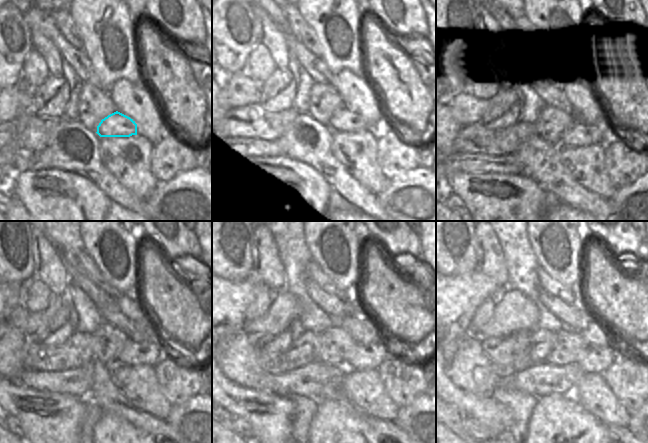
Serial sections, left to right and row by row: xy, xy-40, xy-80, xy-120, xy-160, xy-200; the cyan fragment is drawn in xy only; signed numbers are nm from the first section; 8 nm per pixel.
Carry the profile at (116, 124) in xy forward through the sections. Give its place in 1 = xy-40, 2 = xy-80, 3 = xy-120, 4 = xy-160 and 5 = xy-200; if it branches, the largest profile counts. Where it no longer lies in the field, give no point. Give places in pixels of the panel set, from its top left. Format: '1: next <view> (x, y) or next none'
1: next xy-40 (343, 121)
2: next xy-80 (578, 133)
3: next xy-120 (148, 352)
4: next xy-160 (362, 357)
5: next xy-200 (595, 359)

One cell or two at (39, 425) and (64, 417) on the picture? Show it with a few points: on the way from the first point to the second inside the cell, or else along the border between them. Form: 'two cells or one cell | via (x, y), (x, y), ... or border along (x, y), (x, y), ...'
one cell | via (45, 425), (58, 417)

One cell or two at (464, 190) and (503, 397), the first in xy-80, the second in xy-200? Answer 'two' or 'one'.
two

